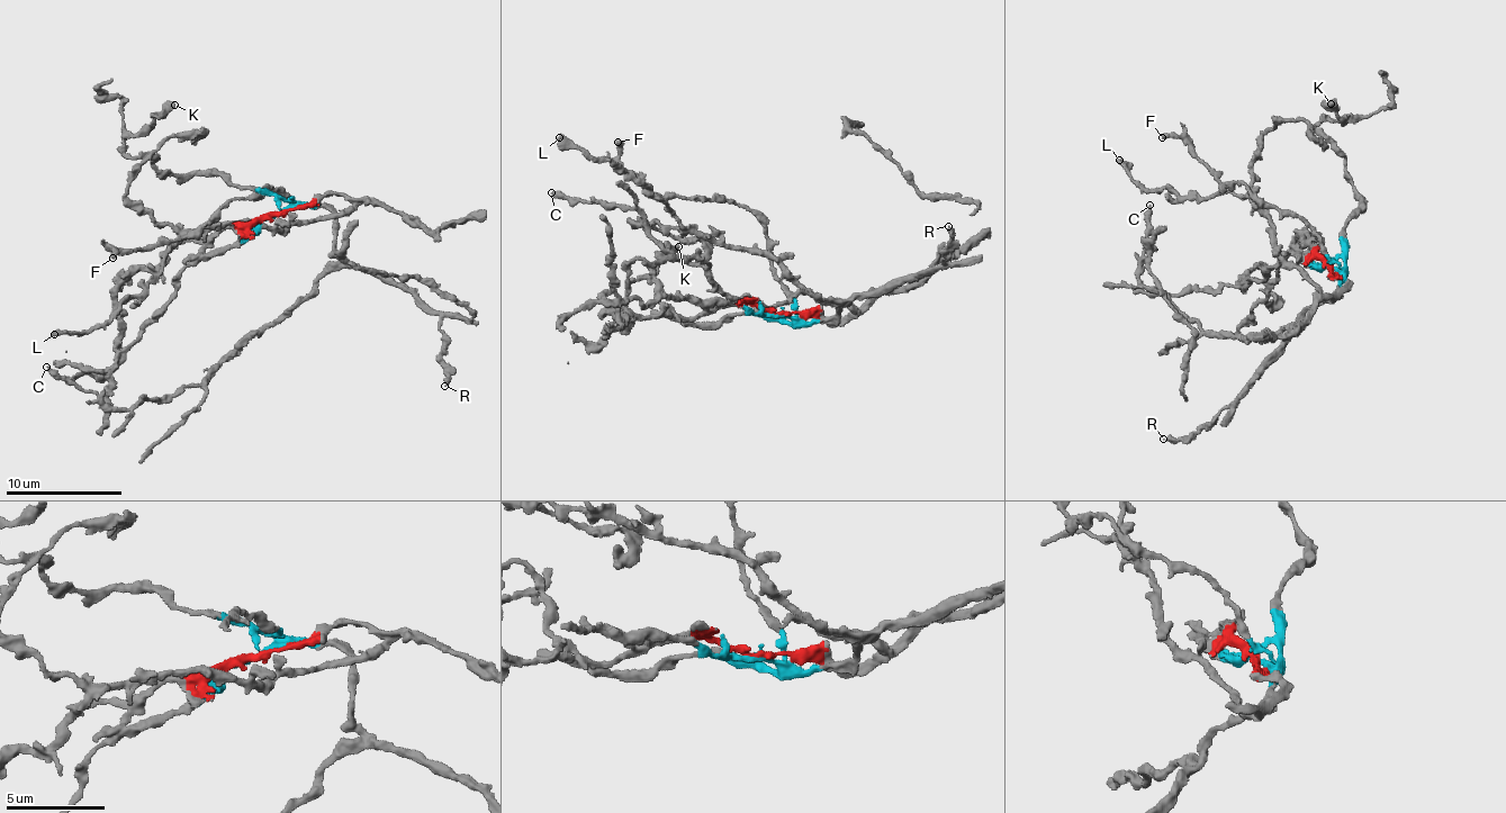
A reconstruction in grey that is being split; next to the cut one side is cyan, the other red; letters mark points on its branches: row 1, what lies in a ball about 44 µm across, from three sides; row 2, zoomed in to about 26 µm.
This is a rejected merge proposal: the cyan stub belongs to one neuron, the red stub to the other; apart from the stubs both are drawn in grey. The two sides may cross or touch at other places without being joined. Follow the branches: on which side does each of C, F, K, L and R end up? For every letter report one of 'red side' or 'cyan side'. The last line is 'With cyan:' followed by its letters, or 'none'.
C: cyan side
F: cyan side
K: cyan side
L: red side
R: cyan side
With cyan: C, F, K, R

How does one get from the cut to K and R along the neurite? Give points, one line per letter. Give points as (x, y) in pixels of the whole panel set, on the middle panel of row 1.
K: (777, 316), (687, 322), (658, 298), (641, 260), (627, 278), (649, 273), (679, 245)
R: (777, 316), (827, 322), (838, 305), (878, 297), (943, 264), (948, 251), (948, 226)

